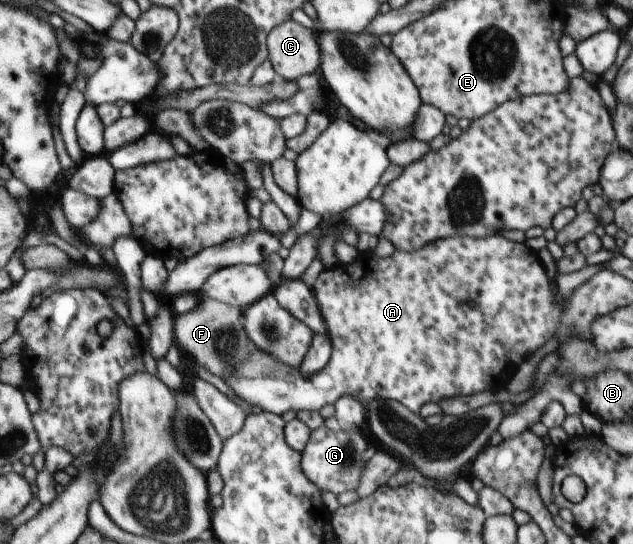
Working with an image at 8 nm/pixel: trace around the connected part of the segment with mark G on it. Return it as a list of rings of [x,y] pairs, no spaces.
[[[322,425],[322,427],[311,431],[308,443],[301,451],[303,474],[322,492],[329,491],[334,495],[342,492],[355,493],[365,466],[362,453],[368,447],[368,440],[360,431],[333,431]]]

